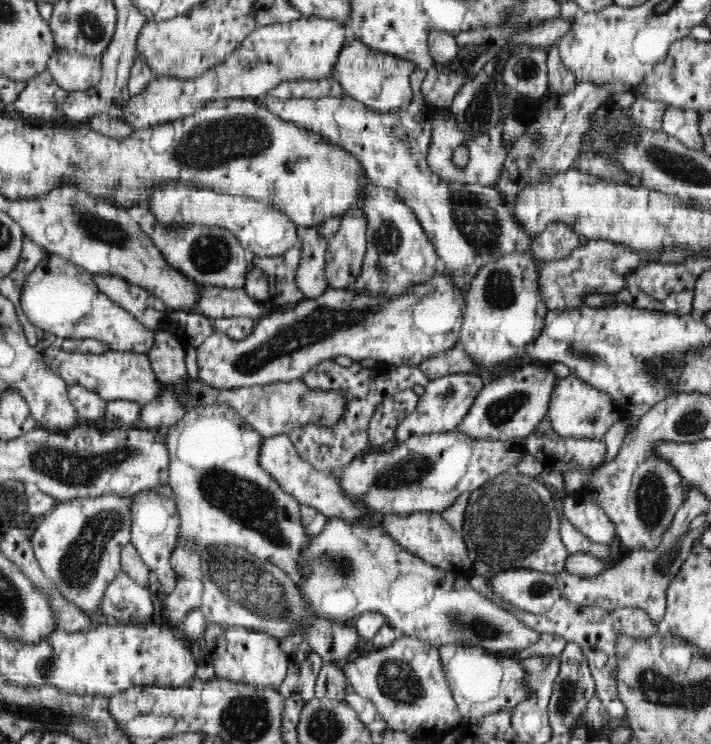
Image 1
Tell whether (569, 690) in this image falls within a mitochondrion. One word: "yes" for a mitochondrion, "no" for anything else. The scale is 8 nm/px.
yes

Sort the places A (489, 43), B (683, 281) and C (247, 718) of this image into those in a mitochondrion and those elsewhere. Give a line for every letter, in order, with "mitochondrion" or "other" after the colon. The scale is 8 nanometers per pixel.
A: other
B: other
C: mitochondrion

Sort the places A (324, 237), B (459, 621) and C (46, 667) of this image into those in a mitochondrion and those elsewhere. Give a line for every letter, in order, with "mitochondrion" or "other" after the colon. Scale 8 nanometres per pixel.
A: other
B: mitochondrion
C: mitochondrion

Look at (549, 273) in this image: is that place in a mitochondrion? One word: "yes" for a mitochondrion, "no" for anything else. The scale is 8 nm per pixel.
no

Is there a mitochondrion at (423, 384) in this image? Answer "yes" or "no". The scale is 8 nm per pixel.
no

